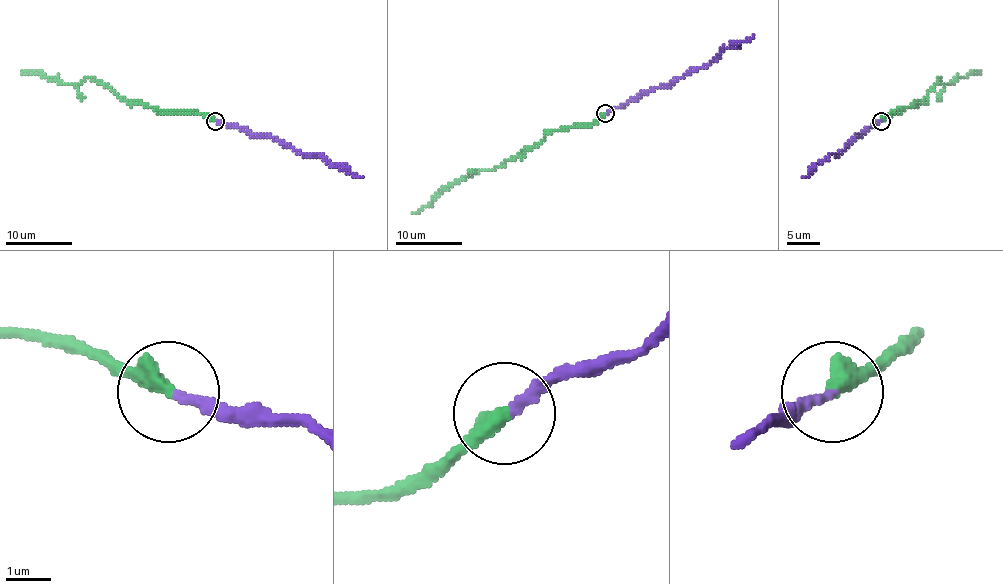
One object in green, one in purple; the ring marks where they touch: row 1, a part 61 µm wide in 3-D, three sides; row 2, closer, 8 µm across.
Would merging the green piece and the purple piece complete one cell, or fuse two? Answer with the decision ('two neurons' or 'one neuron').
two neurons

